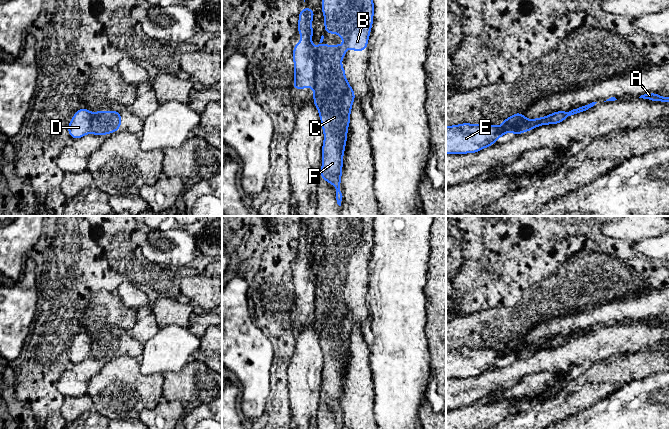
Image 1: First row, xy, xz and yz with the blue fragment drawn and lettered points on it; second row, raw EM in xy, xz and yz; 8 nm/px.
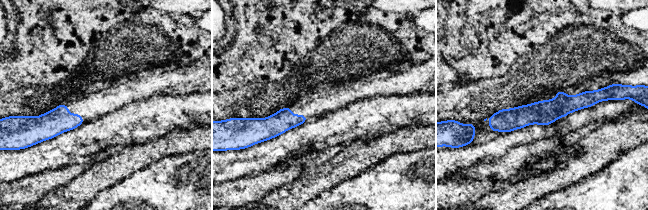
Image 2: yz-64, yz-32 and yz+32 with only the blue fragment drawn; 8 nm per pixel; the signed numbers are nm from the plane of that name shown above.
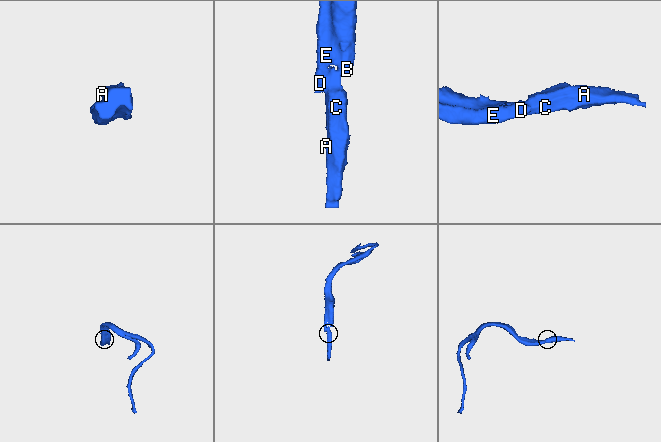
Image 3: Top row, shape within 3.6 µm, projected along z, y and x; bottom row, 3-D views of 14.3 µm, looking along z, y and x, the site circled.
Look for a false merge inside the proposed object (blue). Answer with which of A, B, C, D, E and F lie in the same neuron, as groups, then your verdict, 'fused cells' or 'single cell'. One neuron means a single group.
A B C F / D E; fused cells

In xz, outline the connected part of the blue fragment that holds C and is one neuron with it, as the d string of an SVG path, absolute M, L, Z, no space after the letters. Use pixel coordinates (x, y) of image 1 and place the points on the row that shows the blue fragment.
M322 0L322 12L324 14L326 33L336 34L345 41L344 45L322 45L324 36L321 36L320 44L315 48L315 85L313 101L320 115L320 123L324 131L324 143L322 146L322 168L320 177L336 187L335 196L337 204L341 206L341 174L342 162L347 141L347 130L350 122L352 103L355 94L349 82L345 78L345 68L341 66L341 60L345 57L348 47L352 51L366 51L370 31L373 23L373 0Z

